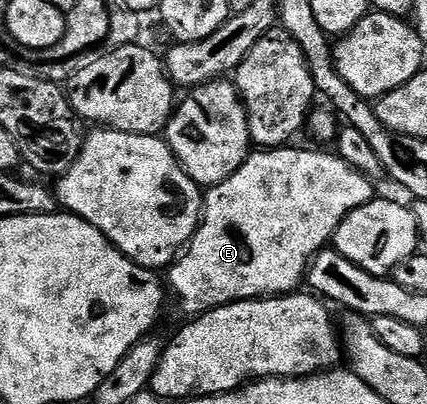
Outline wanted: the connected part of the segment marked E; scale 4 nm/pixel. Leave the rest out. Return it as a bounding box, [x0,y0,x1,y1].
[167,148,375,316]

